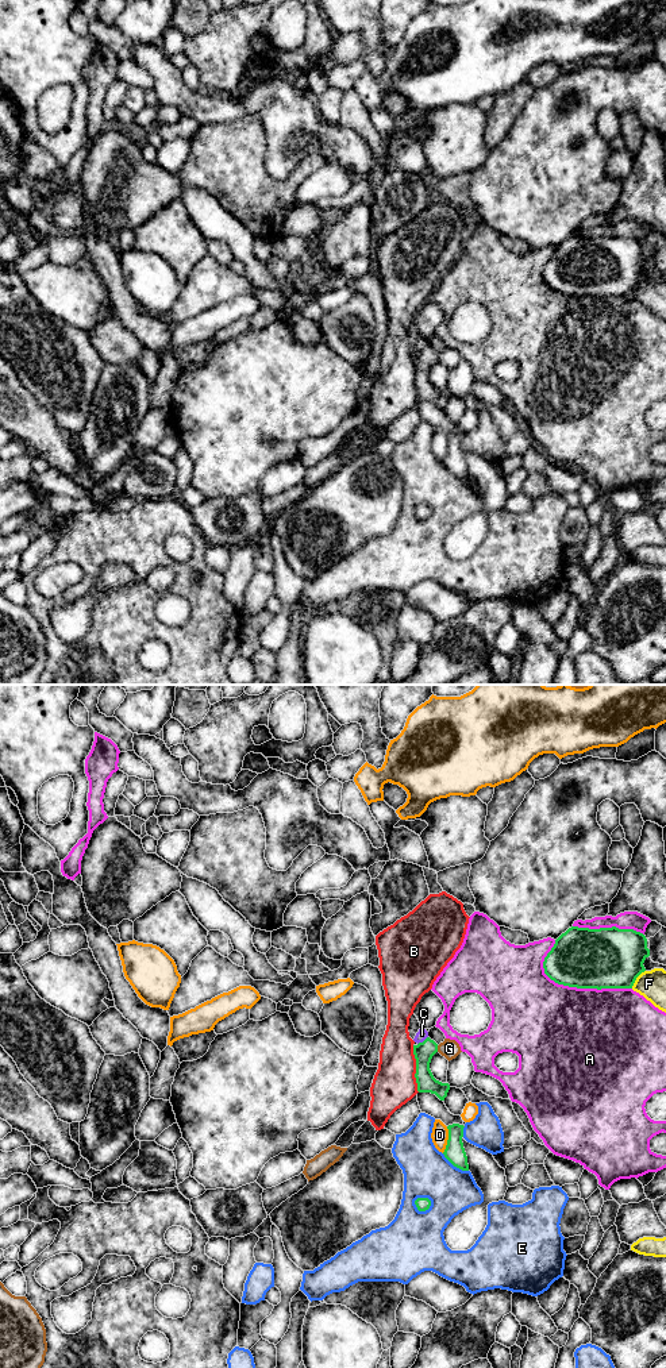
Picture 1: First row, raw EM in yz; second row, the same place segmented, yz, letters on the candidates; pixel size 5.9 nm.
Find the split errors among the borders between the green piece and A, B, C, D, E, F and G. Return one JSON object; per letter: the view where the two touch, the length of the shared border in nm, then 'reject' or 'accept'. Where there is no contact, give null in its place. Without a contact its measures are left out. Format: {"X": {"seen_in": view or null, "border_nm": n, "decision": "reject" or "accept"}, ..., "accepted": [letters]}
{"A": {"seen_in": "yz", "border_nm": 550, "decision": "reject"}, "B": {"seen_in": "yz", "border_nm": 280, "decision": "reject"}, "C": {"seen_in": "yz", "border_nm": 80, "decision": "reject"}, "D": {"seen_in": "yz", "border_nm": 160, "decision": "reject"}, "E": {"seen_in": "yz", "border_nm": 110, "decision": "reject"}, "F": {"seen_in": "yz", "border_nm": 140, "decision": "reject"}, "G": {"seen_in": "yz", "border_nm": 40, "decision": "accept"}, "accepted": ["G"]}

